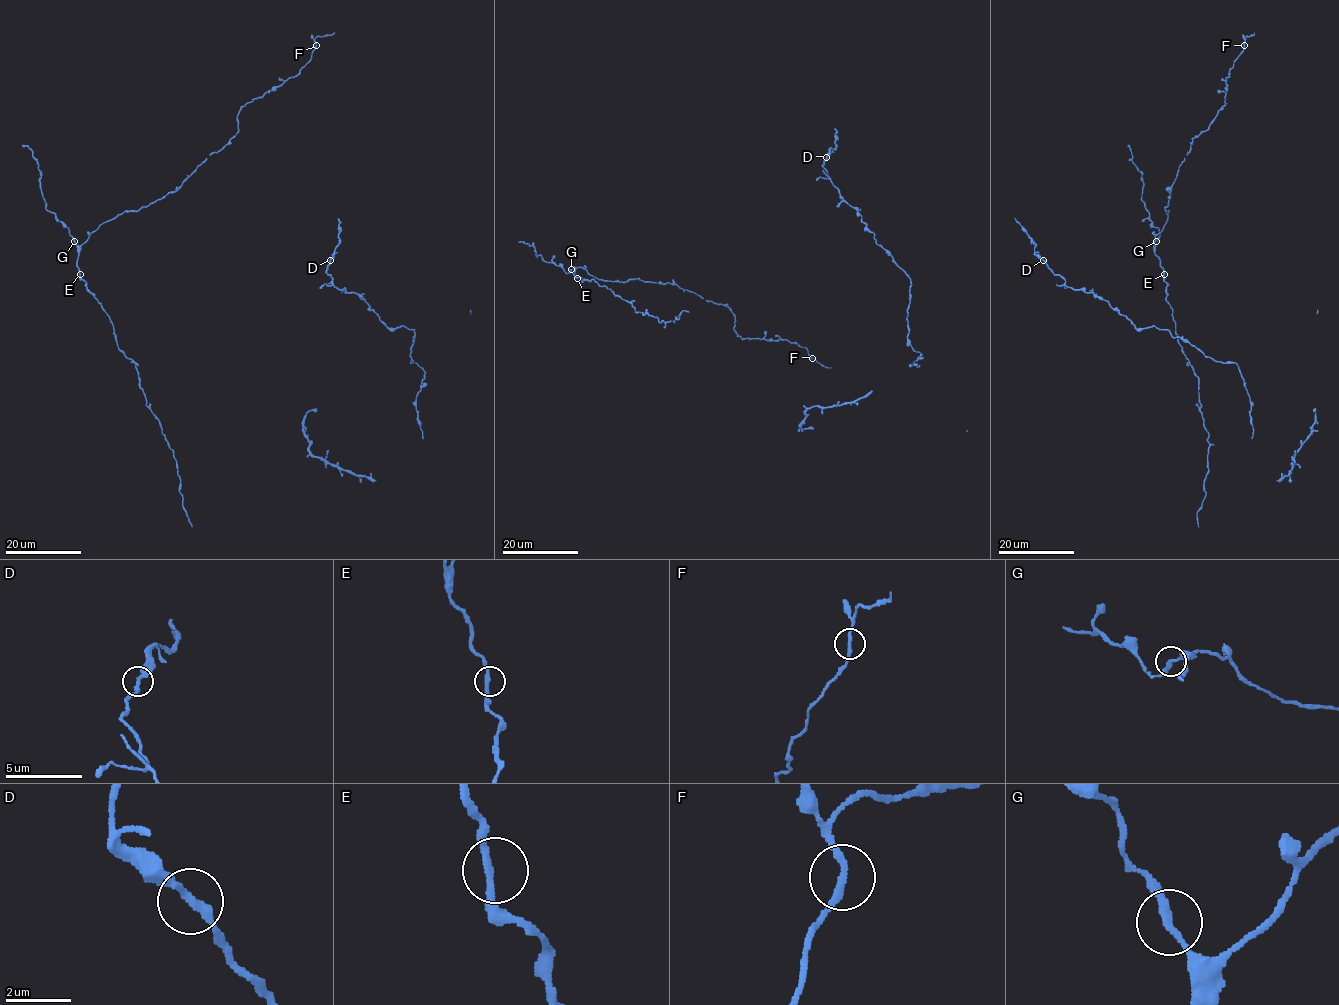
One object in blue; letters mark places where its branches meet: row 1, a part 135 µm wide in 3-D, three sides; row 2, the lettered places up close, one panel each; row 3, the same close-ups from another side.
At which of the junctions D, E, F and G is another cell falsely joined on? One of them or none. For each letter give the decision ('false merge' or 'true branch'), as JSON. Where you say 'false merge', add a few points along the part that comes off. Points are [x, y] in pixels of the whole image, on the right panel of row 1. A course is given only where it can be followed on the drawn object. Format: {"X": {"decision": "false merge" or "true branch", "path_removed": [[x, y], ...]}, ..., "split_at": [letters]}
{"D": {"decision": "true branch"}, "E": {"decision": "true branch"}, "F": {"decision": "true branch"}, "G": {"decision": "true branch"}, "split_at": []}

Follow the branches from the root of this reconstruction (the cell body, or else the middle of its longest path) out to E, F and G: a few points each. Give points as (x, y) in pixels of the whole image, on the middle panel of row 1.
E: (645, 281), (598, 280), (581, 267), (575, 269), (577, 278)
F: (645, 281), (675, 284), (726, 305), (734, 316), (734, 329), (742, 338), (787, 339), (804, 347), (812, 357)
G: (645, 281), (603, 281), (585, 268), (571, 269)

